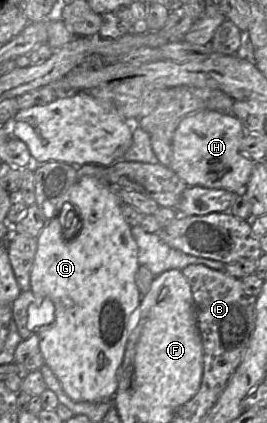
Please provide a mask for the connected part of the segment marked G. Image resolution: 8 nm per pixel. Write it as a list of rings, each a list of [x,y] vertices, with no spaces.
[[[82,176],[69,189],[68,202],[71,204],[75,217],[65,215],[62,209],[58,217],[53,217],[47,221],[37,239],[37,251],[30,271],[31,291],[44,298],[49,298],[54,306],[54,321],[37,329],[39,348],[44,358],[45,364],[56,376],[63,391],[76,402],[102,402],[113,401],[113,397],[118,387],[117,371],[121,366],[125,354],[125,348],[131,331],[135,327],[139,318],[139,305],[142,295],[136,284],[135,276],[139,267],[138,246],[131,233],[131,226],[124,219],[120,205],[121,201],[115,192],[114,186],[102,184],[94,176]]]

